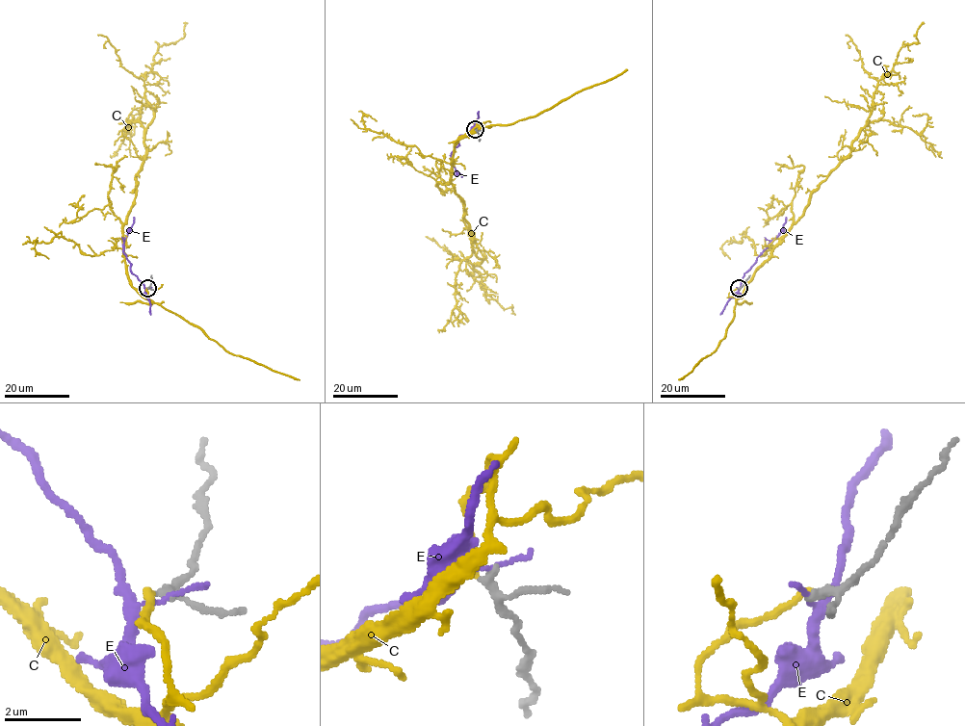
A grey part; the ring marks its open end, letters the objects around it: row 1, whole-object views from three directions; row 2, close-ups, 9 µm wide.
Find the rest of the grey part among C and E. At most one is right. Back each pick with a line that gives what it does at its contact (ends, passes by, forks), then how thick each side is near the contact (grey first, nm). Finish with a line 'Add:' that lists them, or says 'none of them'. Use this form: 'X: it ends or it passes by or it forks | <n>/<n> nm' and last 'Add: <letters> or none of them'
C: it ends | 200/180 nm
Add: C

